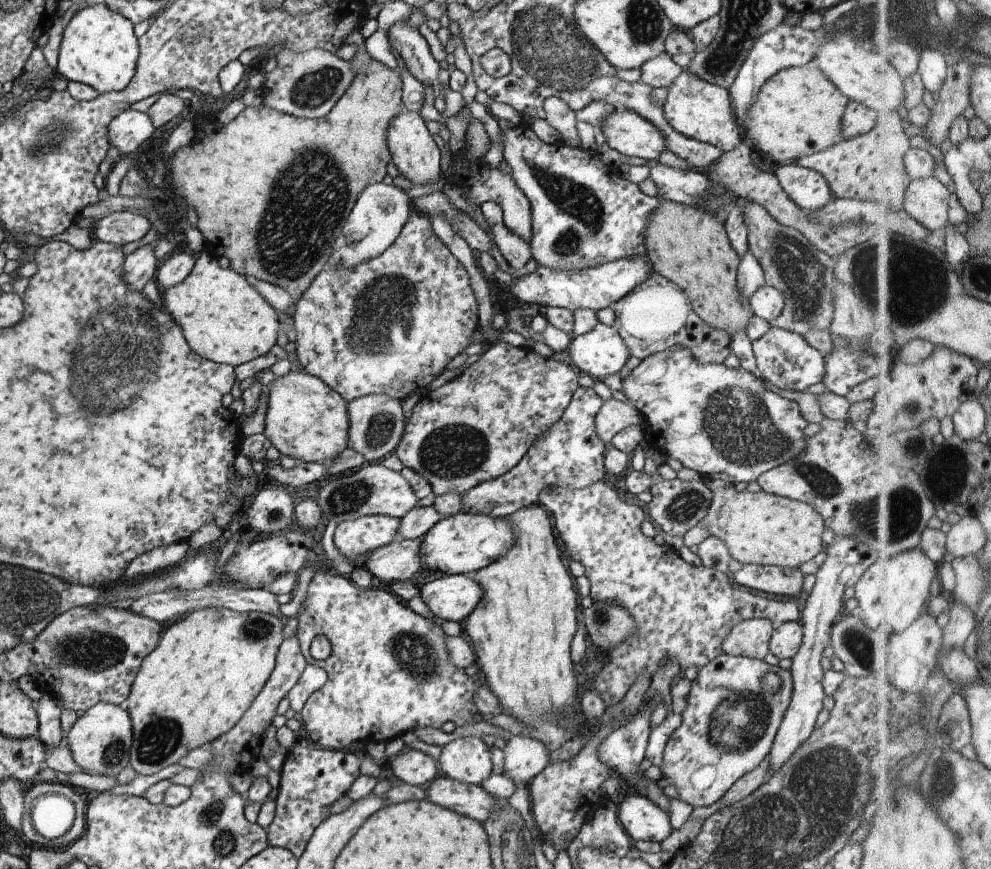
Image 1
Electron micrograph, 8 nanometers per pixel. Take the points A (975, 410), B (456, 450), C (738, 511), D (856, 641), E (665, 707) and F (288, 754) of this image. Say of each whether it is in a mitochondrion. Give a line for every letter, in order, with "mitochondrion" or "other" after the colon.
A: other
B: mitochondrion
C: other
D: mitochondrion
E: other
F: other

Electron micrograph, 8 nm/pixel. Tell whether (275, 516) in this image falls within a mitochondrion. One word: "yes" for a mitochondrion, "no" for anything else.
yes

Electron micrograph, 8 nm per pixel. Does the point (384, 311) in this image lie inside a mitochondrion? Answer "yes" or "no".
yes

